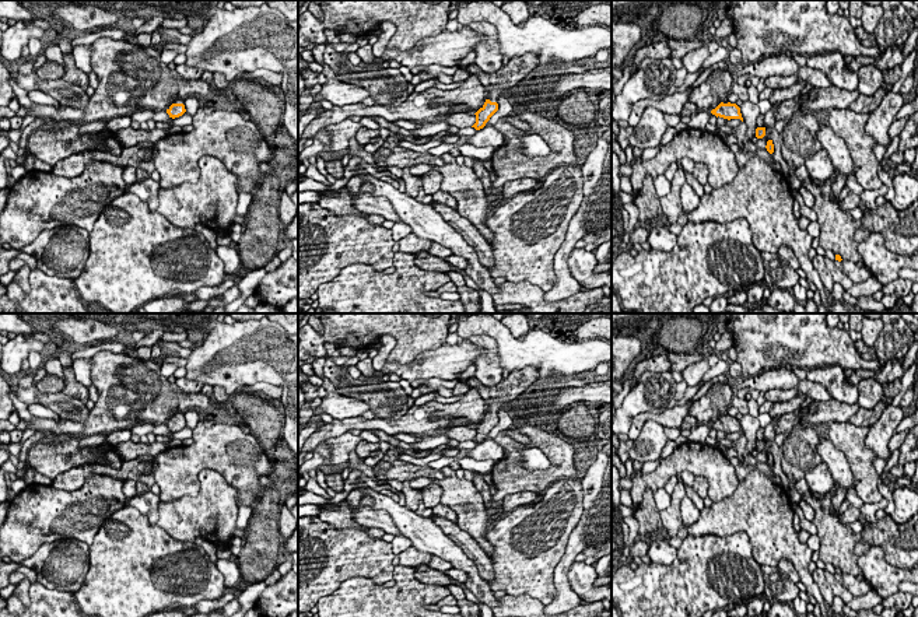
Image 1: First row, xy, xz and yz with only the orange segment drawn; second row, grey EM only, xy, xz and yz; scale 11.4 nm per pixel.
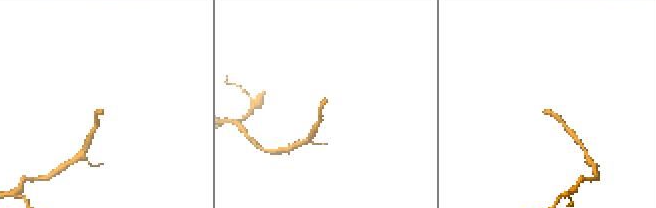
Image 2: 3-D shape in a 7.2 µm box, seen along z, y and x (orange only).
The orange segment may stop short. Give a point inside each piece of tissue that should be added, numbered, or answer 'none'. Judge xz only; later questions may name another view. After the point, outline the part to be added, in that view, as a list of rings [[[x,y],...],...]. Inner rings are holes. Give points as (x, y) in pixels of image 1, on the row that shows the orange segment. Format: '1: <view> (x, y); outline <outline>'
1: xz (518, 67); outline [[[529,52],[523,56],[514,56],[505,66],[493,74],[484,73],[476,63],[470,63],[466,71],[477,76],[487,90],[487,99],[497,102],[500,95],[505,95],[509,88],[516,87],[521,80],[526,78],[539,62],[537,55]]]

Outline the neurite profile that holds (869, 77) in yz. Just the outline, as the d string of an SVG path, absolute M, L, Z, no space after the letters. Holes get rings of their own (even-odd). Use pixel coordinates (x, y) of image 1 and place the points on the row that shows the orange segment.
M865 64L858 71L858 91L862 95L875 95L884 85L883 73L876 64Z

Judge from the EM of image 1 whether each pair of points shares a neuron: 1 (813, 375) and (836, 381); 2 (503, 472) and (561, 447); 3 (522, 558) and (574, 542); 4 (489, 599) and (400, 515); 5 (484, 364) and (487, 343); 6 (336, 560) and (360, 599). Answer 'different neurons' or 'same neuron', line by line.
1: same neuron
2: same neuron
3: different neurons
4: same neuron
5: same neuron
6: different neurons

